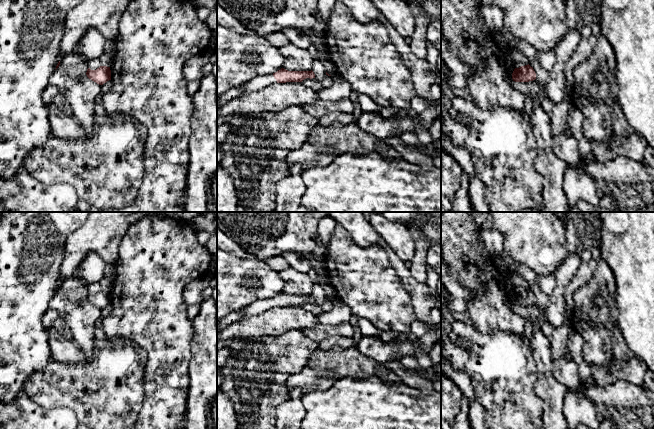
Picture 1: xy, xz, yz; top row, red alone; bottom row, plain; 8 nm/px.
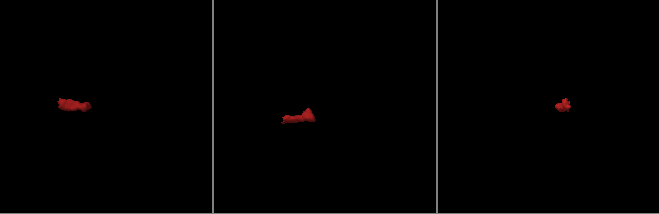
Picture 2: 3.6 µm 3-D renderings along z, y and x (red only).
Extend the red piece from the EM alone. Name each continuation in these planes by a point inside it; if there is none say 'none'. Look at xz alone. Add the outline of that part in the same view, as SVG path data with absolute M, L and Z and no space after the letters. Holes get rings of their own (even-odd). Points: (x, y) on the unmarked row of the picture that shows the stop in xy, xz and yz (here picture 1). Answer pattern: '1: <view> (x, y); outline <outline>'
1: xz (258, 307); outline M273 298L255 301L244 307L242 318L260 315L263 312L268 311L269 309L274 307L277 307L277 305L274 302Z

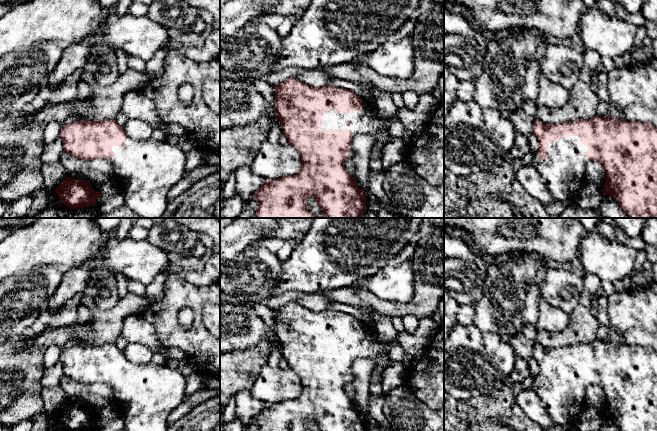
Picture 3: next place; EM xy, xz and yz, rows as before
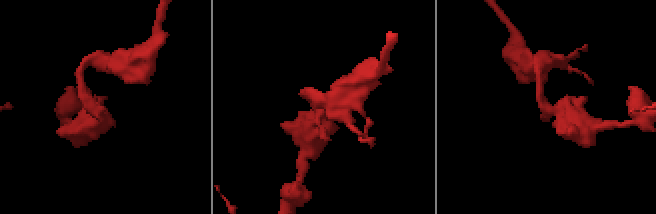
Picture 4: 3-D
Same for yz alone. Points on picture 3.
1: yz (563, 397); outline M564 360L559 366L548 368L547 384L540 384L536 379L532 384L531 390L556 426L576 425L586 405L586 389L591 386L584 380L587 374L579 360Z

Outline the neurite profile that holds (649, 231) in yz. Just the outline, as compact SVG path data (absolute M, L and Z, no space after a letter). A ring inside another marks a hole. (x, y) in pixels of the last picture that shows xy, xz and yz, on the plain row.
M646 218L641 236L646 244L657 247L657 218Z

